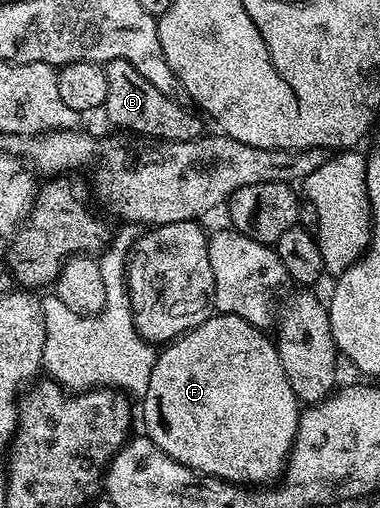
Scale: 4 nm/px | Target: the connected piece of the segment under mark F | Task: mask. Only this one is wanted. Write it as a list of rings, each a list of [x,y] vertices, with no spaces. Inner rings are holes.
[[[215,313],[205,322],[186,331],[185,334],[173,339],[165,347],[166,350],[157,355],[155,366],[152,368],[152,380],[148,381],[146,393],[141,395],[142,422],[146,425],[145,437],[151,438],[169,458],[174,458],[190,470],[197,470],[199,474],[207,474],[209,478],[222,478],[226,482],[241,484],[247,488],[258,488],[263,484],[274,484],[281,479],[286,469],[286,459],[290,456],[290,449],[296,436],[300,403],[292,392],[292,384],[288,384],[288,376],[284,376],[284,364],[280,364],[277,345],[271,335],[263,332],[259,327],[248,324],[248,320],[240,320],[240,316]]]

